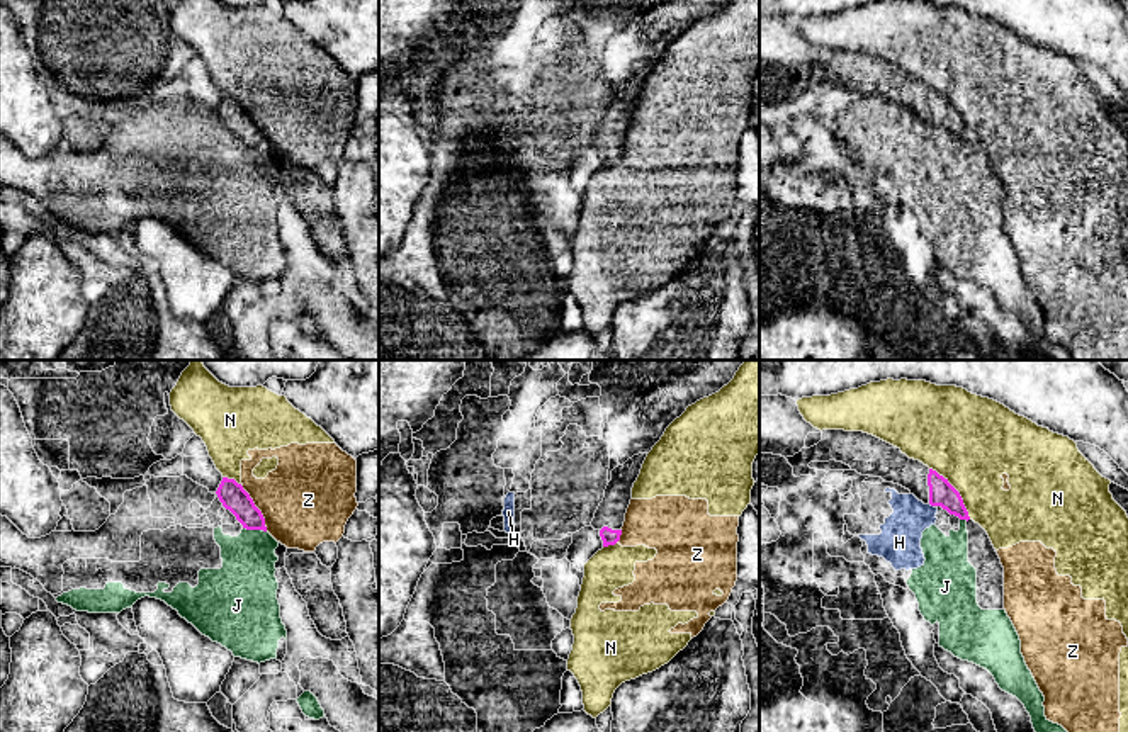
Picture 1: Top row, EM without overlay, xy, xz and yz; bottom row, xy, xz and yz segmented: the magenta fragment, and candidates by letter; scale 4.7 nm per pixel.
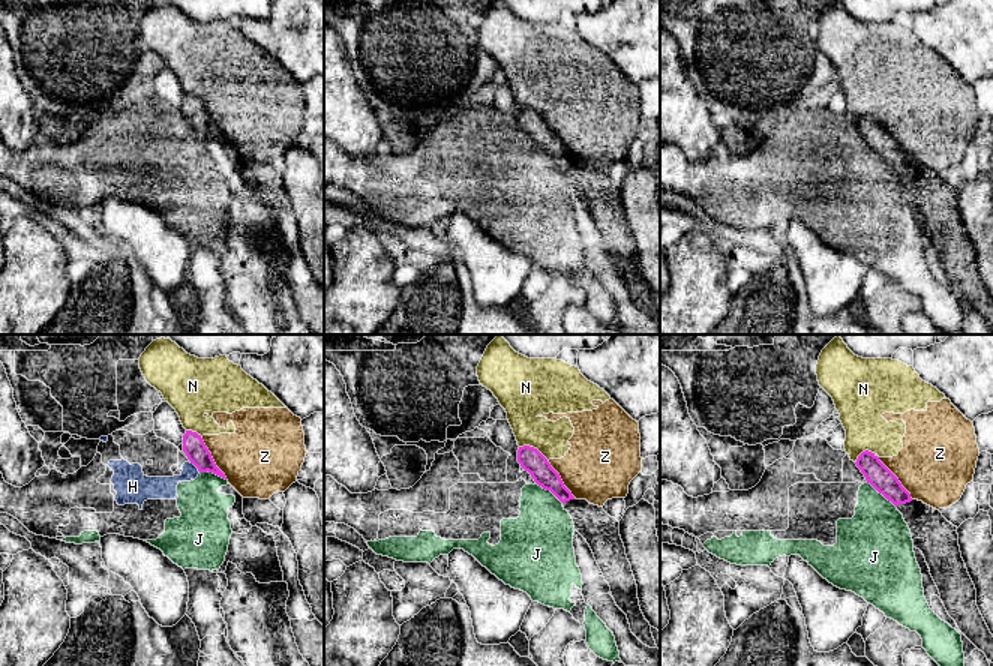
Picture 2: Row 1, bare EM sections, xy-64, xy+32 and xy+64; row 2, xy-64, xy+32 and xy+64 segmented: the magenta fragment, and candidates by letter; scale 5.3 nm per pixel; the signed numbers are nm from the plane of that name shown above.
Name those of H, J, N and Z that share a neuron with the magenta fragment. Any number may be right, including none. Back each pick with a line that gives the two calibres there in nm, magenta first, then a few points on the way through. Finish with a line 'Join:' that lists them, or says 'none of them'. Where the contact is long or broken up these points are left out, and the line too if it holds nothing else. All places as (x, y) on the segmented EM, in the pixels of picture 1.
Join: none of them

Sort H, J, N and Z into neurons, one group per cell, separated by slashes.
H J / N Z

